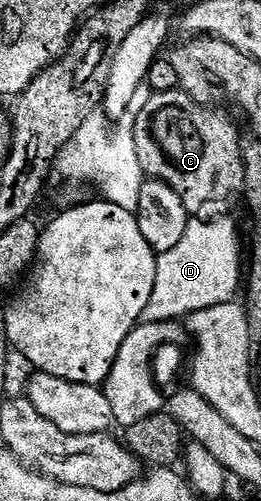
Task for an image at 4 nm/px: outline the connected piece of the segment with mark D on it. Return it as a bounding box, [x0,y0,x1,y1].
[138,215,242,325]

